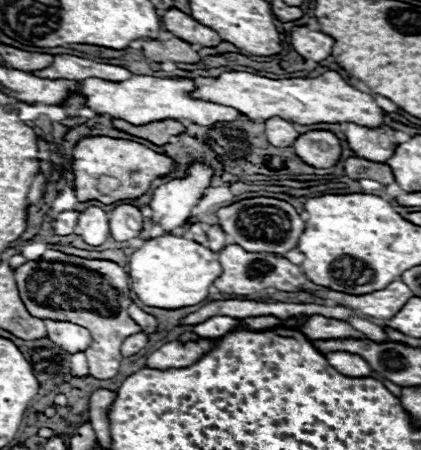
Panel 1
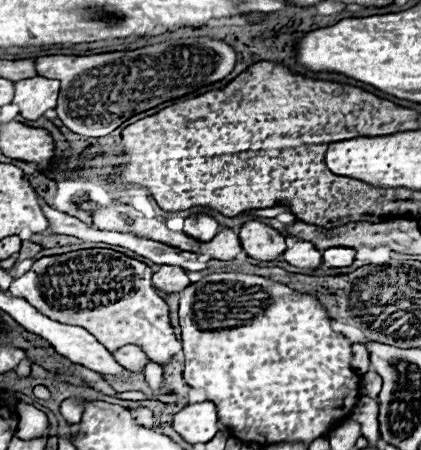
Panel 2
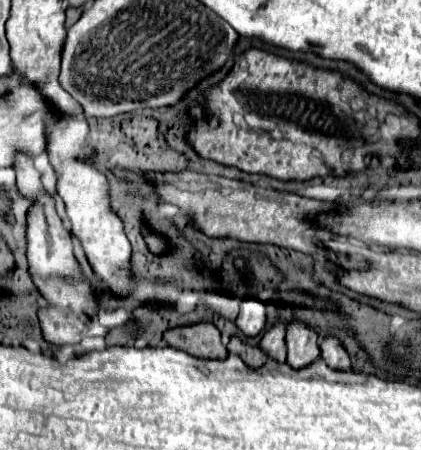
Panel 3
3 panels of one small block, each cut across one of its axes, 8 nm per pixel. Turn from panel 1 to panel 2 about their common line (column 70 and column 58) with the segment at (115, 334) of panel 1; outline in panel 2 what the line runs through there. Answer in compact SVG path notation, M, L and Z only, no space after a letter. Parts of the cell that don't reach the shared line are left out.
M92 248L46 256L36 260L24 276L16 278L10 284L10 292L56 322L86 328L112 352L124 344L138 344L152 362L166 366L182 350L168 318L168 306L152 284L152 270L126 254Z

